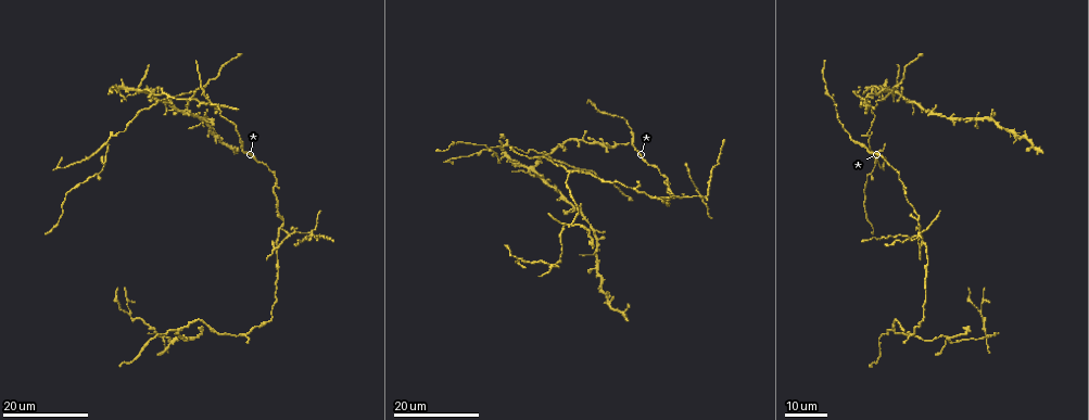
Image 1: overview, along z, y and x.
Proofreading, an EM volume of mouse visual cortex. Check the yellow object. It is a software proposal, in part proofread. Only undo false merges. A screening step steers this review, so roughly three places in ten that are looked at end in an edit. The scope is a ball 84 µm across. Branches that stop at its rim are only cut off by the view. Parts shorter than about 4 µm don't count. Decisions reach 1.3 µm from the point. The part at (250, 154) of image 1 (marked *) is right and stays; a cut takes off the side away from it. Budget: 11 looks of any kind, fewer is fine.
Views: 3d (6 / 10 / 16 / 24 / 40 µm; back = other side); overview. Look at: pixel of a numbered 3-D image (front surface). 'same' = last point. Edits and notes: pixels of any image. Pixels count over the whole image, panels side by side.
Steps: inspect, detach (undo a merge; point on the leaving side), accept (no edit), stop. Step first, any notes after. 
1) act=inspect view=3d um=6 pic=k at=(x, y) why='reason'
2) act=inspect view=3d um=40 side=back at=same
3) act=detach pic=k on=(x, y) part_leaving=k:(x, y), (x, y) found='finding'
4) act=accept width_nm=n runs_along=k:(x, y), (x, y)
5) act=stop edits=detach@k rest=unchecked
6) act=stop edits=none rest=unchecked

act=inspect view=3d um=16 pic=1 at=(277, 185) why='two arms in line, one across'

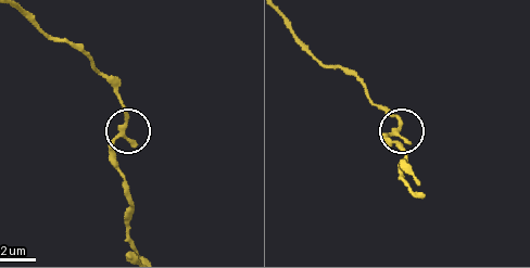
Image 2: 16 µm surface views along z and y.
act=inspect view=3d um=6 pic=2 at=(121, 134) why='closer look'

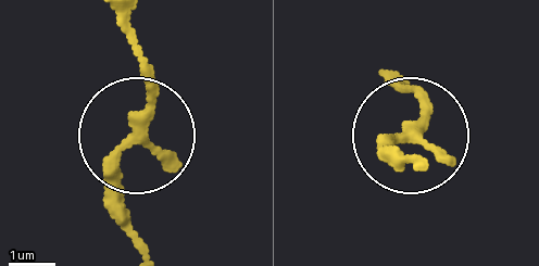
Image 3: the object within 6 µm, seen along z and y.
act=accept arms=3 found='continuous, no second neuron'

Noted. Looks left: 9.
act=inspect view=3d um=24 pic=1 at=(280, 228) why='small branch off a trunk'

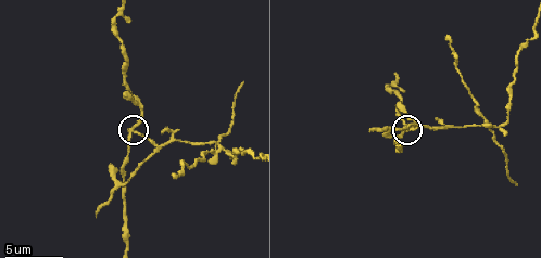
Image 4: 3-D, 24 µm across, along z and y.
act=inspect view=3d um=10 pic=4 at=(407, 131)

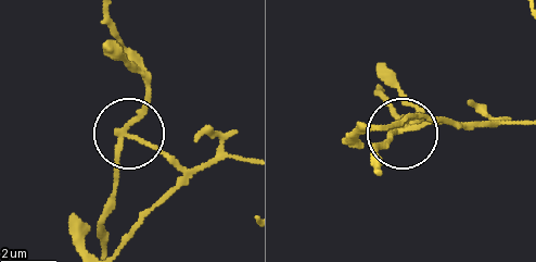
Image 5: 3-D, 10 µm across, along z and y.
act=detach pic=5 on=(160, 149) arms=3 part_leaving=5:(122, 137), (148, 141), (196, 172), (245, 158) found='two neurons meet here'

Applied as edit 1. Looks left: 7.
act=inspect view=3d um=16 pic=1 at=(105, 164) why='three arms meet'

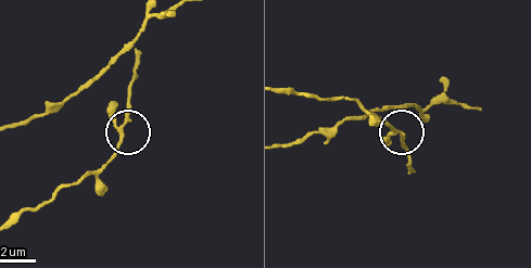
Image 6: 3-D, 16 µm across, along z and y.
act=inspect view=3d um=10 pic=6 at=(393, 134)

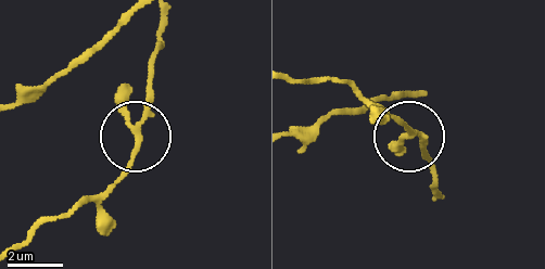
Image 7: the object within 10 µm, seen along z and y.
act=accept side_arm_um=6 runs_along=7:(124, 18), (96, 54), (135, 133), (151, 71) found='all the same neuron'

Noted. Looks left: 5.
act=inspect view=overview

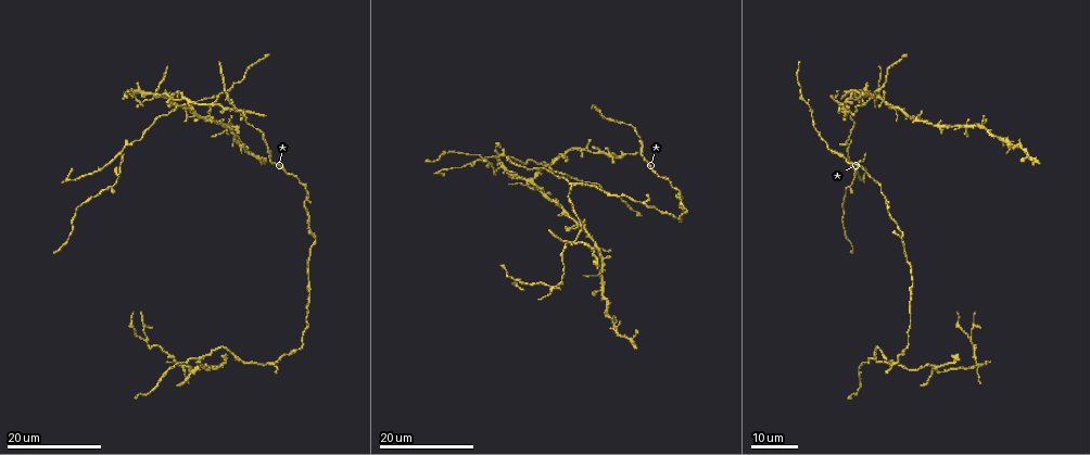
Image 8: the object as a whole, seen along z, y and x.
act=inspect view=3d um=24 pic=8 at=(133, 139) why='sudden change in width'

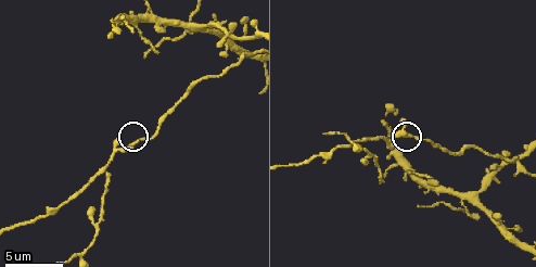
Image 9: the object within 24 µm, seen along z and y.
act=inspect view=3d um=6 pic=9 at=(410, 135)

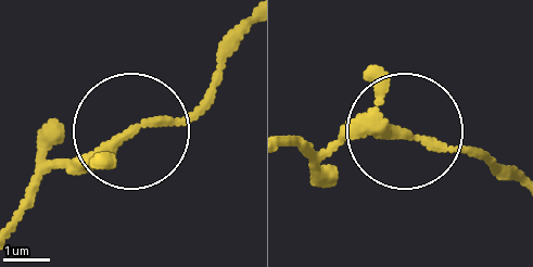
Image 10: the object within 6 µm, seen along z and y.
act=accept width_nm=190 runs_along=10:(517, 181), (485, 157), (396, 135), (295, 147) found='one neuron here'

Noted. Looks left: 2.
act=inspect view=3d um=10 pic=9 at=(519, 160) why='four-way junction'

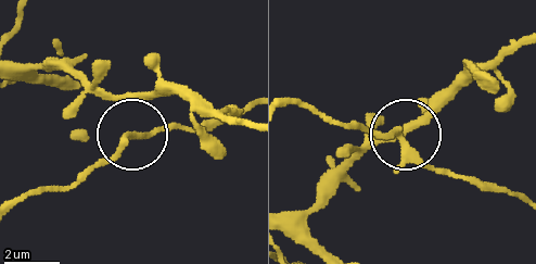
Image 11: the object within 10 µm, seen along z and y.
act=accept arms=4 found='all the same neuron'

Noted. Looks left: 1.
act=stop edits=detach@5 rest=unchecked

